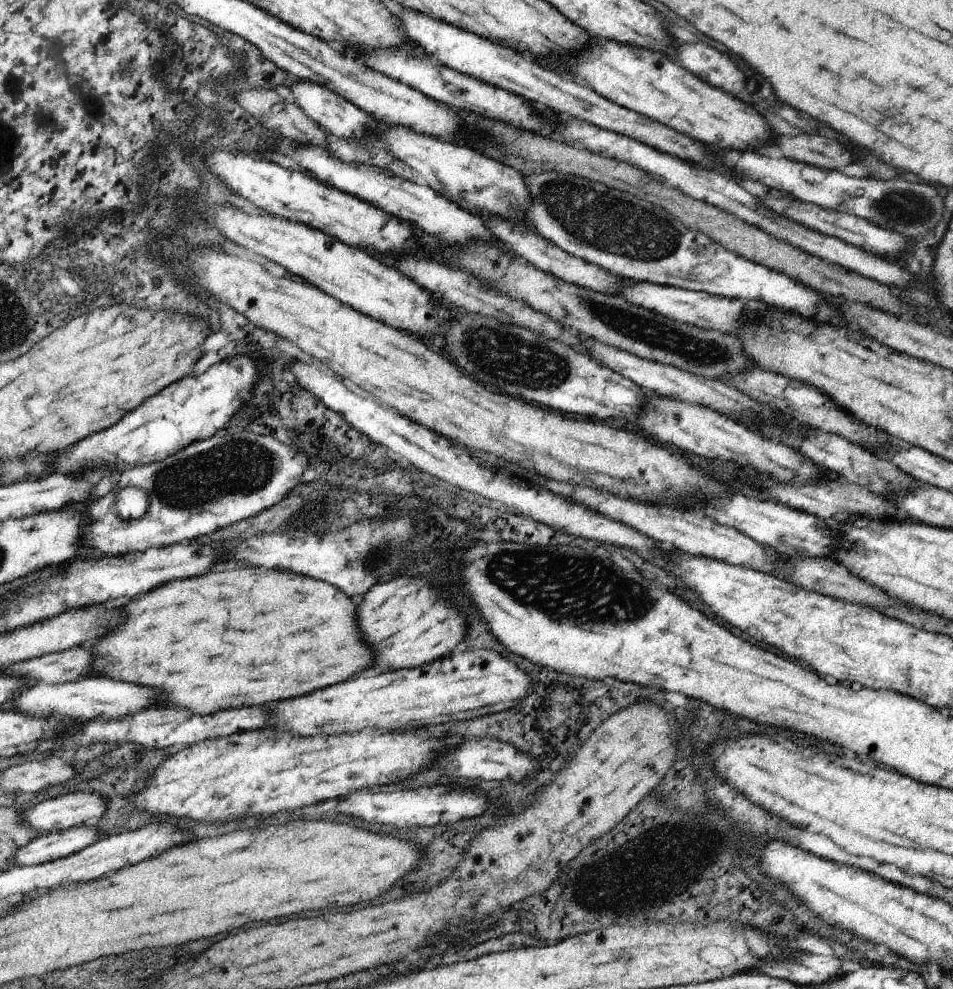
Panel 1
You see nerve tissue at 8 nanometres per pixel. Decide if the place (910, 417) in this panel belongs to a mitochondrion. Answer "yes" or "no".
no

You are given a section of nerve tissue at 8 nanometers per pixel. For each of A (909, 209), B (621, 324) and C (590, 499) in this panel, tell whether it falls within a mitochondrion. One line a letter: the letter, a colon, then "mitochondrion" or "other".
A: mitochondrion
B: mitochondrion
C: other

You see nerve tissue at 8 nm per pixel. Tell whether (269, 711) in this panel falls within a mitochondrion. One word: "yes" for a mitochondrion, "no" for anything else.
no

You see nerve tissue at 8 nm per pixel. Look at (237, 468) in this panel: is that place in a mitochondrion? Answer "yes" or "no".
yes

